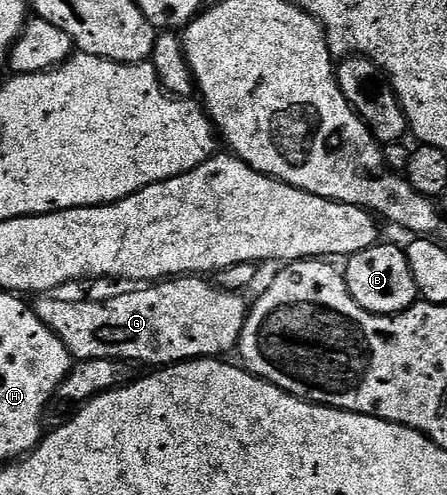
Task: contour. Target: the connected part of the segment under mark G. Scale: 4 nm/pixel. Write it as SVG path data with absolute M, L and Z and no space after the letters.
M171 277L166 281L156 282L154 285L143 285L140 291L127 291L124 295L115 295L112 299L107 299L104 303L66 303L63 299L55 299L59 297L39 297L36 303L33 303L34 311L41 317L47 328L53 333L57 333L57 337L63 339L63 343L71 350L72 356L76 360L84 359L127 359L136 365L142 363L152 363L150 366L155 369L162 368L164 365L174 365L176 363L185 363L200 357L223 357L226 351L234 352L239 346L239 338L243 332L243 326L247 321L247 313L249 303L243 300L242 294L233 291L224 291L222 287L214 282L206 283L208 280L203 277Z

